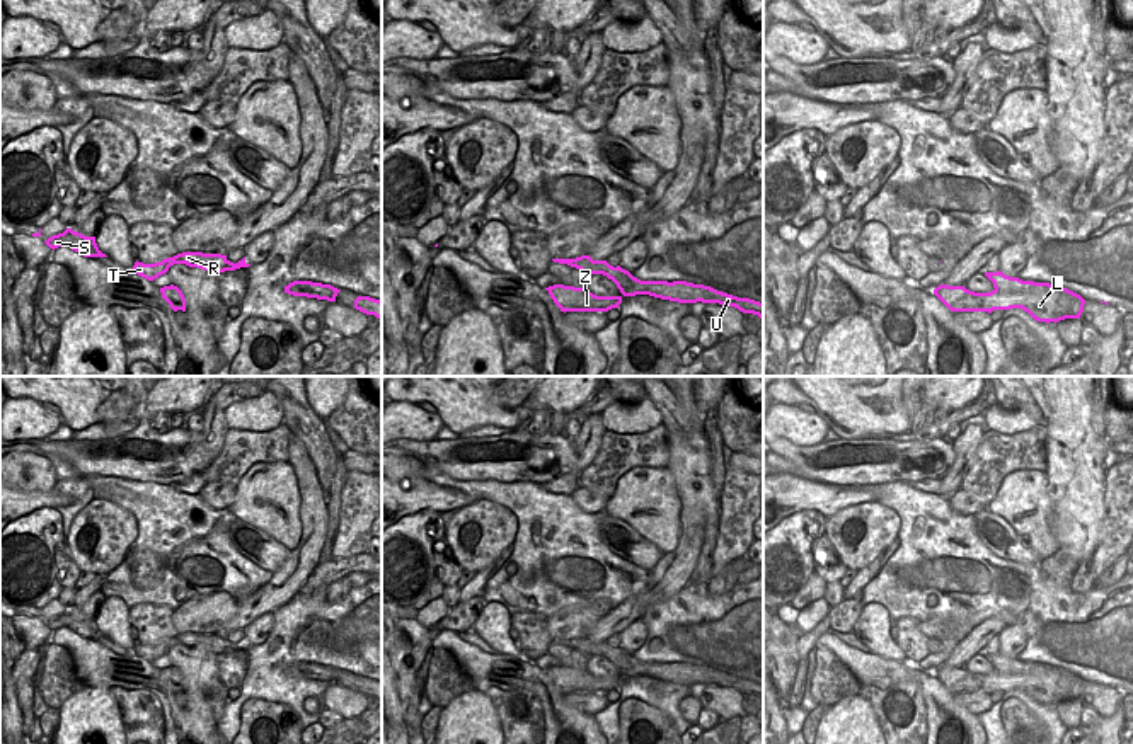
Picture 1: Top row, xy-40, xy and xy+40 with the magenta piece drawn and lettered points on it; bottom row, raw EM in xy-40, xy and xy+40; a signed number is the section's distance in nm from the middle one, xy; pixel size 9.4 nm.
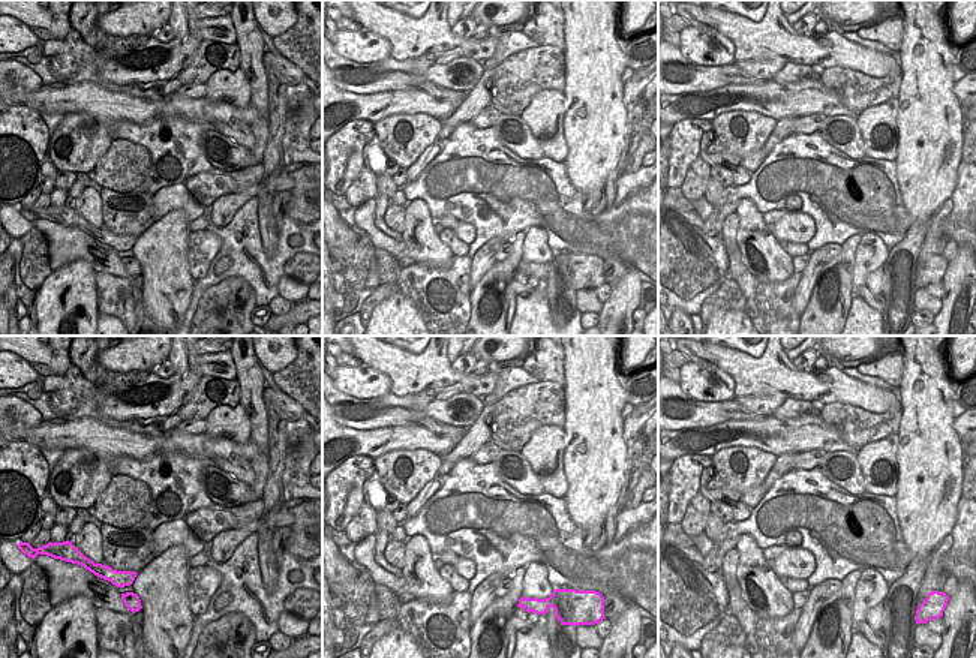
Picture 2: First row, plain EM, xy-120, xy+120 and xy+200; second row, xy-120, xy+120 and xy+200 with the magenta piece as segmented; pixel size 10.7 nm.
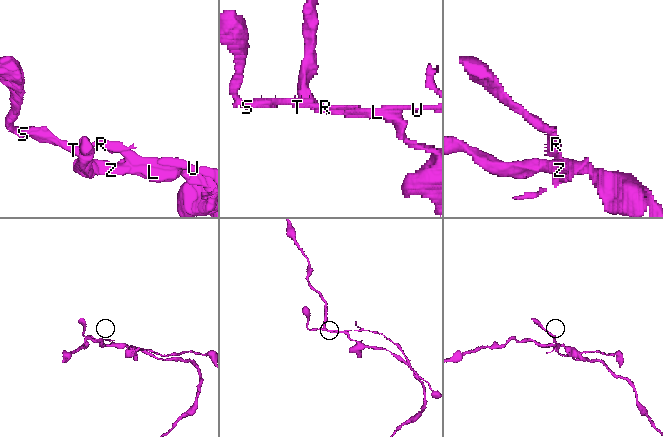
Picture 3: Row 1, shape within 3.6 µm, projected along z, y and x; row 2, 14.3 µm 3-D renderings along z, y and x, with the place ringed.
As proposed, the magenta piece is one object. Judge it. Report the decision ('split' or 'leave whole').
split

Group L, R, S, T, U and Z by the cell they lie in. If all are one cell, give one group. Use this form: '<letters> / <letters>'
L Z / R S T U

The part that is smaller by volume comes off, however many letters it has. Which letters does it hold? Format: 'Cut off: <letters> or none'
Cut off: R, S, T, U

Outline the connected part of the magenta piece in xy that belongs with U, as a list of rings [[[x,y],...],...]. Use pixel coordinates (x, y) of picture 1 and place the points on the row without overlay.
[[[581,637],[576,640],[552,640],[552,642],[576,649],[588,657],[603,655],[617,666],[622,676],[625,671],[637,671],[639,676],[649,676],[649,678],[670,681],[670,683],[719,684],[724,688],[734,688],[743,695],[758,696],[763,703],[763,684],[750,681],[750,679],[738,679],[738,678],[717,672],[710,667],[693,666],[687,662],[673,662],[673,664],[641,662],[634,659],[629,652],[622,650],[620,647],[613,649],[607,642],[593,642],[590,637]]]

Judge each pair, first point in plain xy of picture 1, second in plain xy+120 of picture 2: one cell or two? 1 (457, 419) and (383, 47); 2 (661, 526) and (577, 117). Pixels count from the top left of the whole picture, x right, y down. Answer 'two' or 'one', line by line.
1: two
2: two

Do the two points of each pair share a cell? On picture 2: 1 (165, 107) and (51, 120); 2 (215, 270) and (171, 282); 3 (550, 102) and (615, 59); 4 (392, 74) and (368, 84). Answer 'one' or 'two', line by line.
1: two
2: two
3: two
4: one

